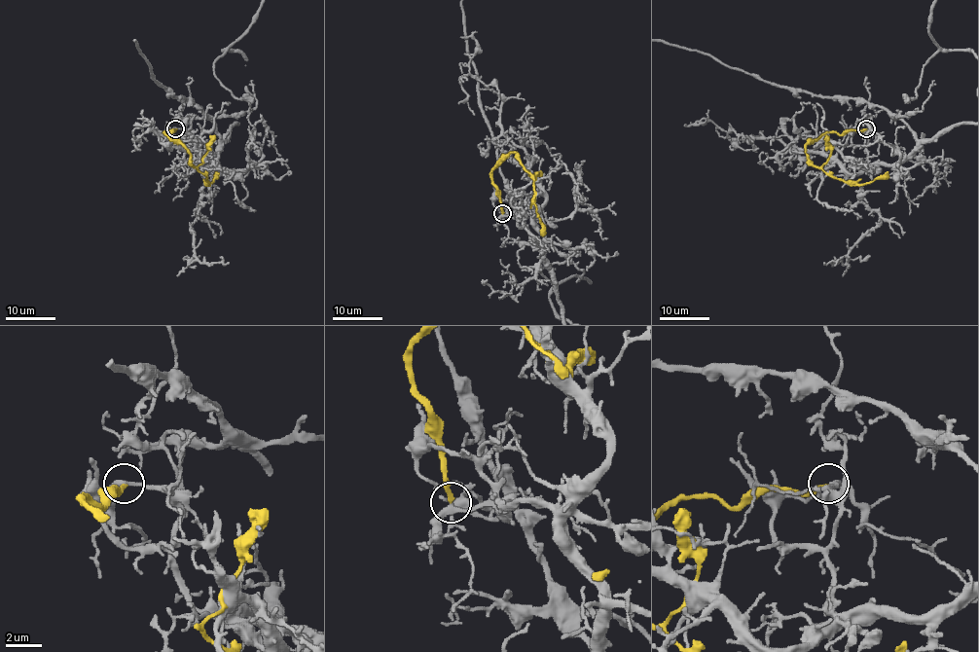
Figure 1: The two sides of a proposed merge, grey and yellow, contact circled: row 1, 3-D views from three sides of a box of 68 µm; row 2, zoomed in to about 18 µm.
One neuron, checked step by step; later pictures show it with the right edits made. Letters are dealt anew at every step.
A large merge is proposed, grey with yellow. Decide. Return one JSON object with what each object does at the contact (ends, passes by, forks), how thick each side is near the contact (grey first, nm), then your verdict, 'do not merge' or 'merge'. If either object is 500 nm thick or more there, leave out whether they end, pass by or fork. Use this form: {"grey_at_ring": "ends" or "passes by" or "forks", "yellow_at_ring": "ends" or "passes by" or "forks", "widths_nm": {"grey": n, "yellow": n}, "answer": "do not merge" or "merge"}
{"grey_at_ring": "forks", "yellow_at_ring": "ends", "widths_nm": {"grey": 240, "yellow": 240}, "answer": "do not merge"}

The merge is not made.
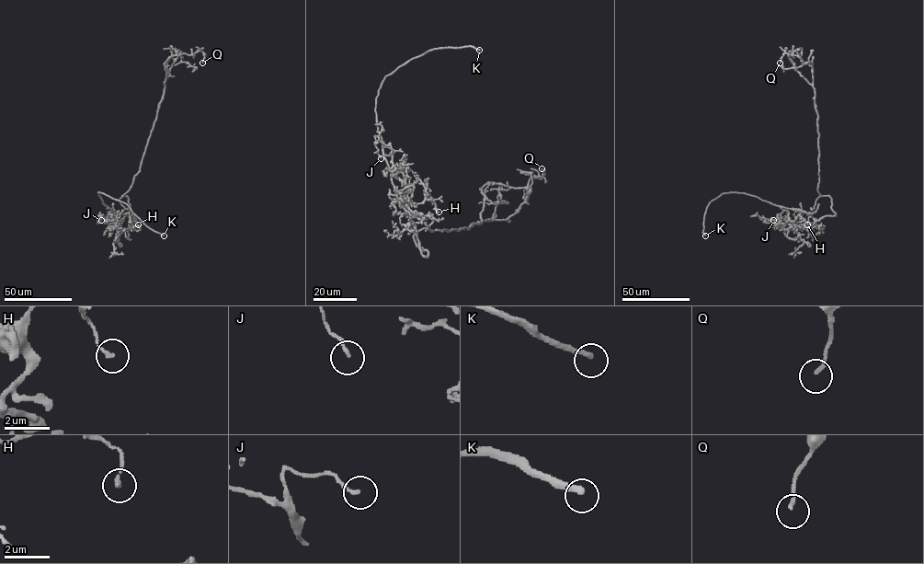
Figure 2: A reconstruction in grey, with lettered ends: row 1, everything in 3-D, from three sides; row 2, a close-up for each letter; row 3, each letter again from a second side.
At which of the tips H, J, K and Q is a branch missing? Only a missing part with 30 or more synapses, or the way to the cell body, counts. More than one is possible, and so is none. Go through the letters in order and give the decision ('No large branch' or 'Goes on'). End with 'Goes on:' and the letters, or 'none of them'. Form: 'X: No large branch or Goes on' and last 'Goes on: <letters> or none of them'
H: No large branch
J: No large branch
K: Goes on
Q: No large branch
Goes on: K

